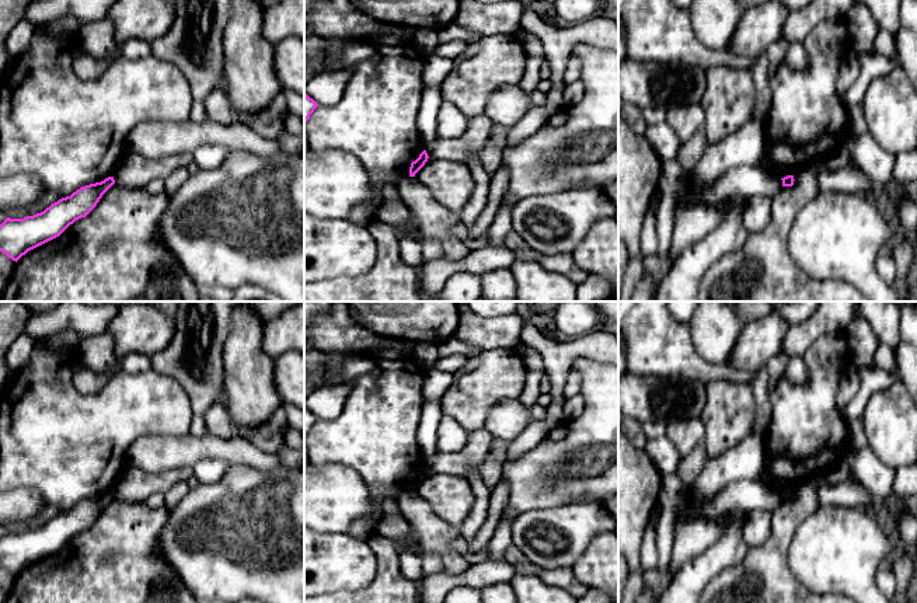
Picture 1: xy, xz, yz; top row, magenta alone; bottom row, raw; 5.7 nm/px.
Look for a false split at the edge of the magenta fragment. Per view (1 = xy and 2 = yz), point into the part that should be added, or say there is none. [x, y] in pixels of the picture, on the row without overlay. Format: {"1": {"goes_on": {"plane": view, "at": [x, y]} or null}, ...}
{"1": {"goes_on": null}, "2": {"goes_on": null}}

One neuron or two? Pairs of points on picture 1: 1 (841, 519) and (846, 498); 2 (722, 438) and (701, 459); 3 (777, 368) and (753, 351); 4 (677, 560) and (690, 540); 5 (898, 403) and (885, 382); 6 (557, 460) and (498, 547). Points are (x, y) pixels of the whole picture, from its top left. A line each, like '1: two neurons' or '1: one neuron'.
1: two neurons
2: two neurons
3: two neurons
4: one neuron
5: two neurons
6: two neurons

